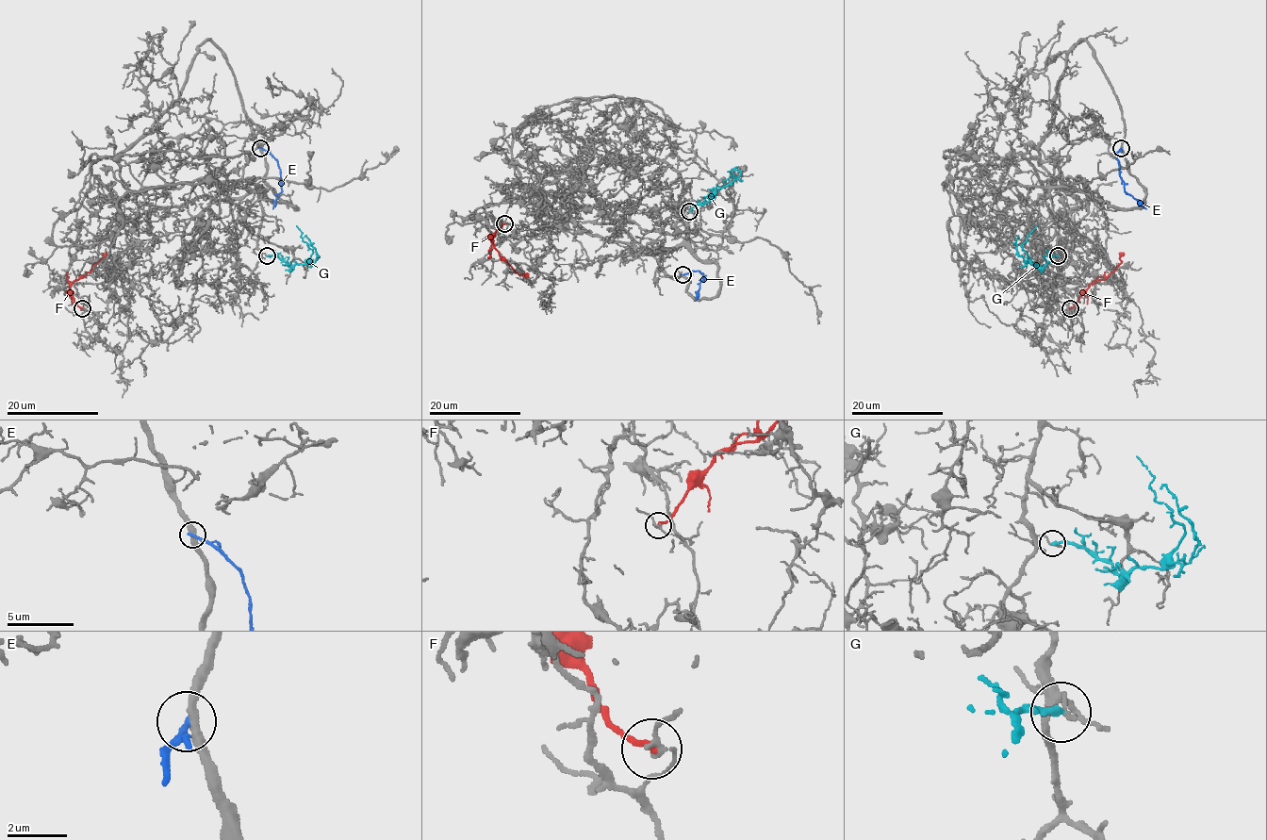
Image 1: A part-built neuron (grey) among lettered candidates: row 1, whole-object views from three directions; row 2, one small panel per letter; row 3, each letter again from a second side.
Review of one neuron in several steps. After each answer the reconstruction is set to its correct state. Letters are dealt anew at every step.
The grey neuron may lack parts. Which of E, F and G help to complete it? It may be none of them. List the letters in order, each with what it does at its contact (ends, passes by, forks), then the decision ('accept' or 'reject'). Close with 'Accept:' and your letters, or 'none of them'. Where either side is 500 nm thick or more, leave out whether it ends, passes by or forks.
E: it ends | reject
F: it ends | reject
G: it ends | reject
Accept: none of them

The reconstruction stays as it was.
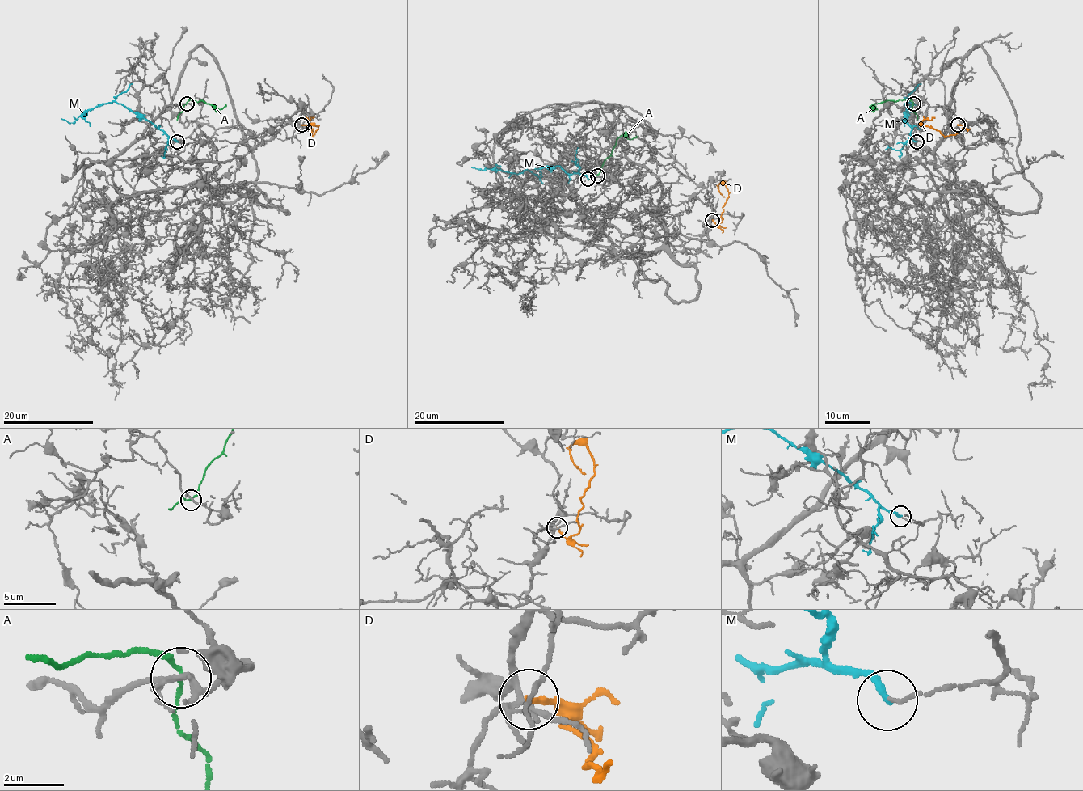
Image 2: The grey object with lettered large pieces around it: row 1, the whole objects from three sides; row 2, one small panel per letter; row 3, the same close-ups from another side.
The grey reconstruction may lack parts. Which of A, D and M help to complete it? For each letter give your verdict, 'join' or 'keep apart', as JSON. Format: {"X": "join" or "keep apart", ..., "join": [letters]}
{"A": "keep apart", "D": "keep apart", "M": "keep apart", "join": []}

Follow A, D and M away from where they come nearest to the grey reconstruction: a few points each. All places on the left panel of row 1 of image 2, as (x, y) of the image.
A: (187, 103), (190, 99), (200, 101), (221, 108), (226, 104)
D: (302, 124), (311, 131), (312, 136), (318, 128), (308, 119), (314, 116)
M: (178, 141), (115, 102), (102, 103), (86, 110), (72, 122), (61, 118)

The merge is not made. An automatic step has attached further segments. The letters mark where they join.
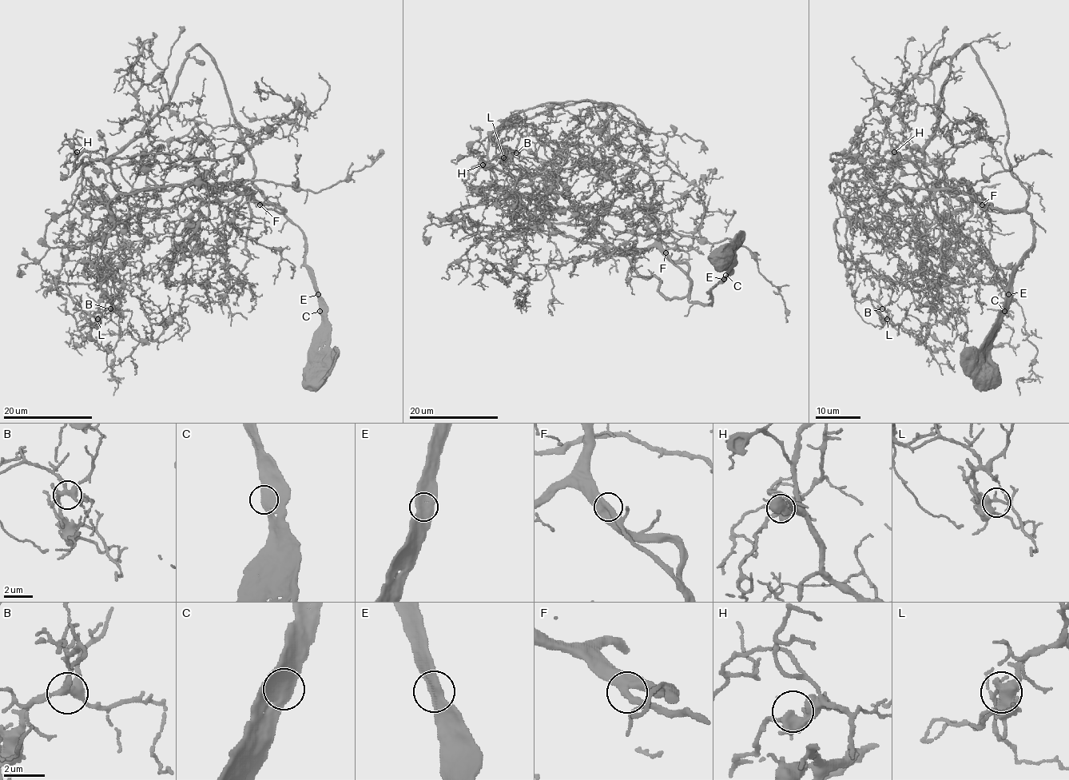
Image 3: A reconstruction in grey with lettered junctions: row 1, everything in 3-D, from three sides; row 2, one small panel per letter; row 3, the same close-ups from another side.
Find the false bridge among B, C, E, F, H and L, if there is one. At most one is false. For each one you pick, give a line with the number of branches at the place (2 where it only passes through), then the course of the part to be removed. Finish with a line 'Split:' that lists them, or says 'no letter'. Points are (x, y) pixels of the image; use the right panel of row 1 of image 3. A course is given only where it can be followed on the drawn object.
Split: no letter

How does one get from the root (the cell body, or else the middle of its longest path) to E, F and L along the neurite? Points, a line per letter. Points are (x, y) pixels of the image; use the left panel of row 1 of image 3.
E: (313, 378), (315, 344), (322, 330), (322, 308), (318, 294)
F: (313, 378), (322, 308), (314, 273), (305, 264), (305, 236), (284, 212), (260, 204)
L: (313, 378), (322, 308), (304, 232), (243, 187), (117, 195), (95, 266), (114, 301), (97, 319)

